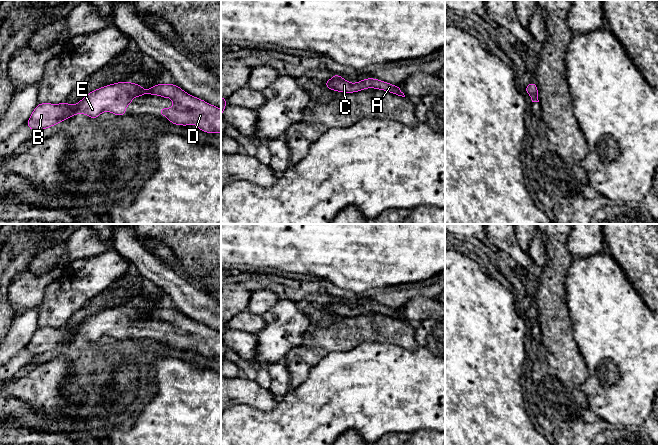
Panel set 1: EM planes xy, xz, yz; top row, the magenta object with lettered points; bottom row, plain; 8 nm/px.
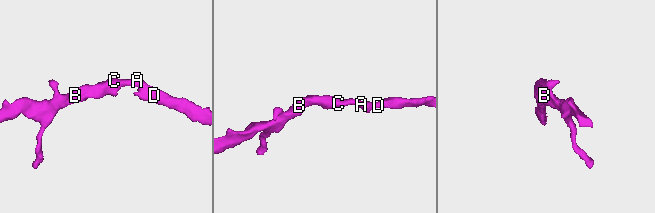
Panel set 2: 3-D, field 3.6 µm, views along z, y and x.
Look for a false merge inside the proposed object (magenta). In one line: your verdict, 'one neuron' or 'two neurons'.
one neuron

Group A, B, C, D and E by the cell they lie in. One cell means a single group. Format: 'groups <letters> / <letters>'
groups A B C D E

